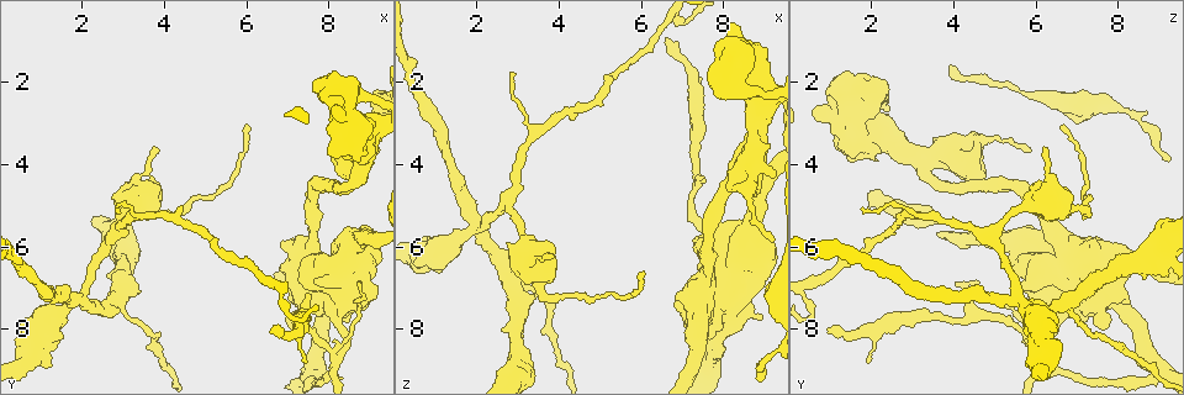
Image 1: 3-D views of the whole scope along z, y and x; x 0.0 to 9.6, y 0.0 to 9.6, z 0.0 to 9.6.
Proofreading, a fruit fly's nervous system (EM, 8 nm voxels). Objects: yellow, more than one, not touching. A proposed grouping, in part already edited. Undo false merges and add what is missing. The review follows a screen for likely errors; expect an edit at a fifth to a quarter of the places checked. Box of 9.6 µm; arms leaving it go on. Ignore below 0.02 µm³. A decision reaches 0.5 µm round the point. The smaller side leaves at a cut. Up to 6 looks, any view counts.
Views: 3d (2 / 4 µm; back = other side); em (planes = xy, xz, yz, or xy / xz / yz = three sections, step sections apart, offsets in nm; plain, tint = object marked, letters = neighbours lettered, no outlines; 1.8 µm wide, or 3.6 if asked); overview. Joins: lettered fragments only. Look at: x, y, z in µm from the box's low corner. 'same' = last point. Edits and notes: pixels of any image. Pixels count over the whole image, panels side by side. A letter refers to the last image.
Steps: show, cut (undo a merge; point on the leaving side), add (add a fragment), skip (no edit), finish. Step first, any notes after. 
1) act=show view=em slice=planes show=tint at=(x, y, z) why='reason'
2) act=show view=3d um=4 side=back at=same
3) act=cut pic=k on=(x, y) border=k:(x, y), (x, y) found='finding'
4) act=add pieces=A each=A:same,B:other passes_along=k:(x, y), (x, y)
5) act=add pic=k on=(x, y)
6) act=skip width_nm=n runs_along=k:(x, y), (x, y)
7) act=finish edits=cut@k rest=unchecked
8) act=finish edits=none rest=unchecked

act=show view=em slice=planes show=letters at=(1.90, 7.20, 5.65)

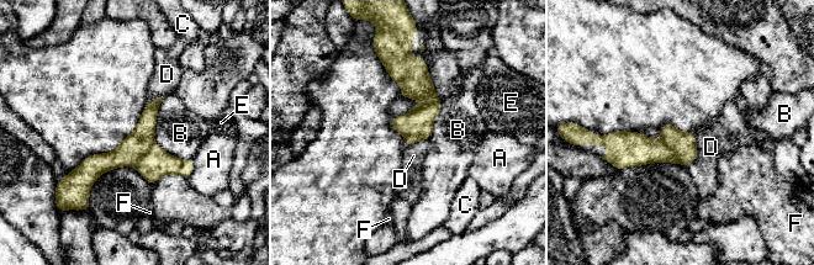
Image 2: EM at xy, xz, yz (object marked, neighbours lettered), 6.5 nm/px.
act=cut pic=2 on=(411, 73) width_nm=200 each=A:other,B:other,C:other,D:other,E:other,F:other found='a second neuron is stuck on'

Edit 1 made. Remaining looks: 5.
act=show view=em slice=xz step=16 show=tint at=(7.60, 8.95, 9.00) why='a fork'

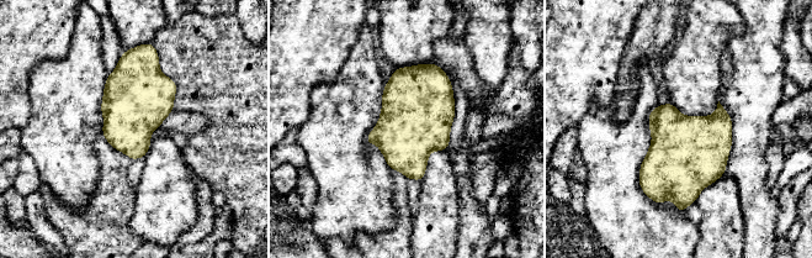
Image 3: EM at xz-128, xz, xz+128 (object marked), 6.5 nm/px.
act=show view=em slice=planes show=letters at=same why='another direction'

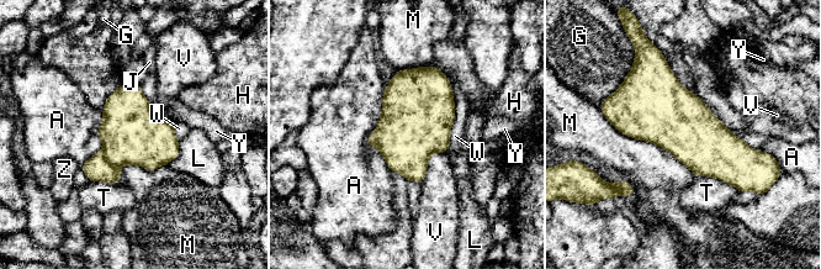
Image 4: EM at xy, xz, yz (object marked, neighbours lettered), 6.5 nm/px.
act=cut pic=4 on=(96, 168) width_nm=400 each=A:other,G:other,H:other,J:other,L:other,M:other,T:other,V:other,W:other,Y:other,Z:other border=4:(101, 151), (104, 157), (118, 170) found='two neurons meet here'

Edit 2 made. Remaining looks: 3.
act=show view=3d um=2 at=(8.70, 3.75, 3.45) why='branch point'

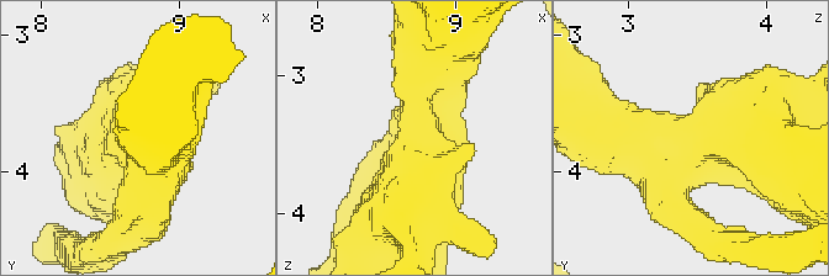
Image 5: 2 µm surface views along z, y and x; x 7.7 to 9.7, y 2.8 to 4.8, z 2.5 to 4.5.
act=show view=em slice=planes show=tint at=(8.76, 3.80, 3.38)

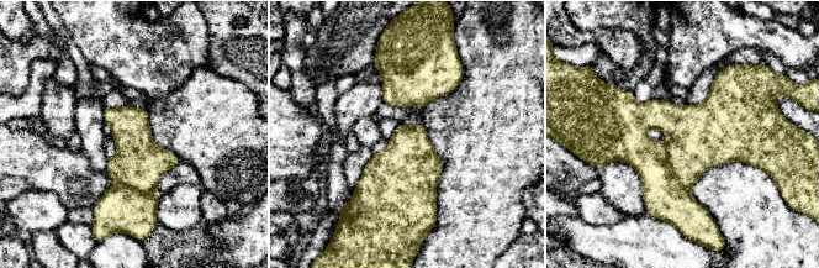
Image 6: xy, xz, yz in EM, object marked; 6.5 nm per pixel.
act=show view=em slice=planes show=letters at=same why='see the neighbours'

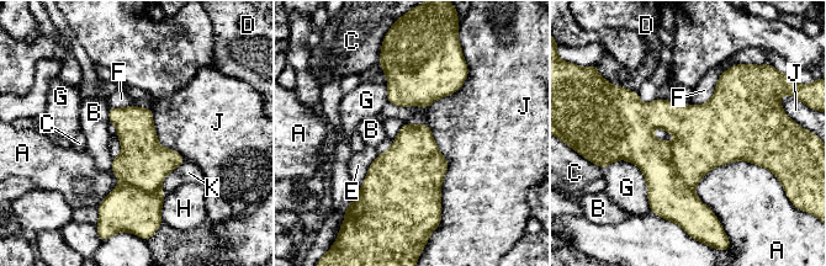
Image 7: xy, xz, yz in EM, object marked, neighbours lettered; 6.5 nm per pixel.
act=skip width_nm=320 each=A:other,B:other,C:other,D:other,E:other,F:other,G:other,H:other,J:other,K:other border=7:(425, 123), (448, 161), (441, 218) found='one neuron here'

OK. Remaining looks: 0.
act=finish edits=cut@2,cut@4 rest=unchecked

